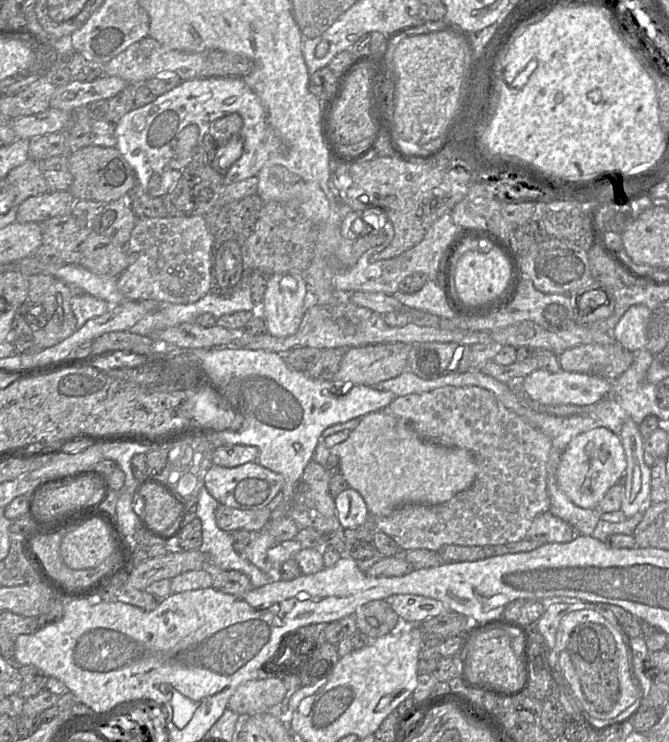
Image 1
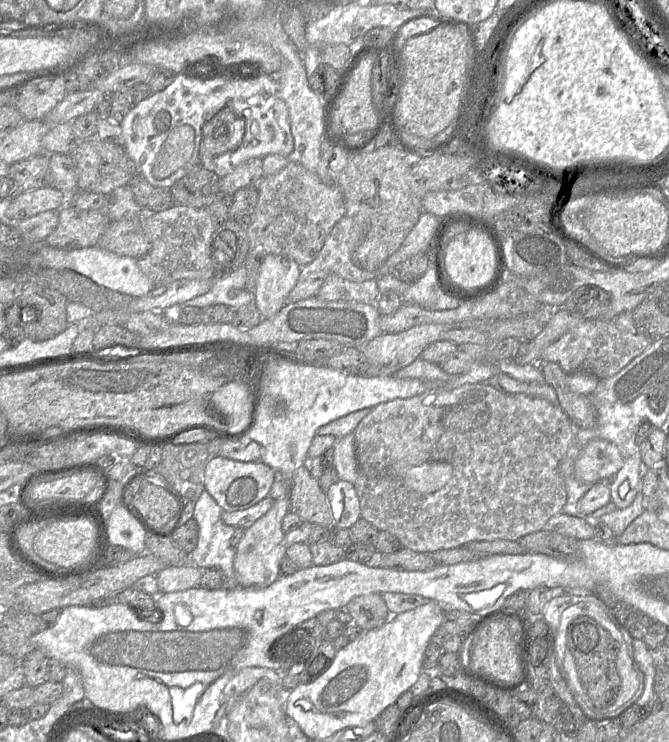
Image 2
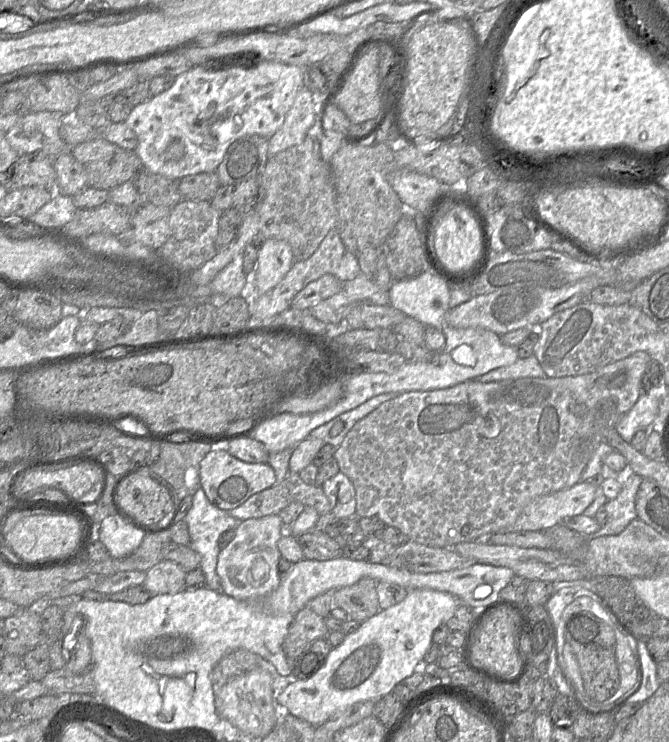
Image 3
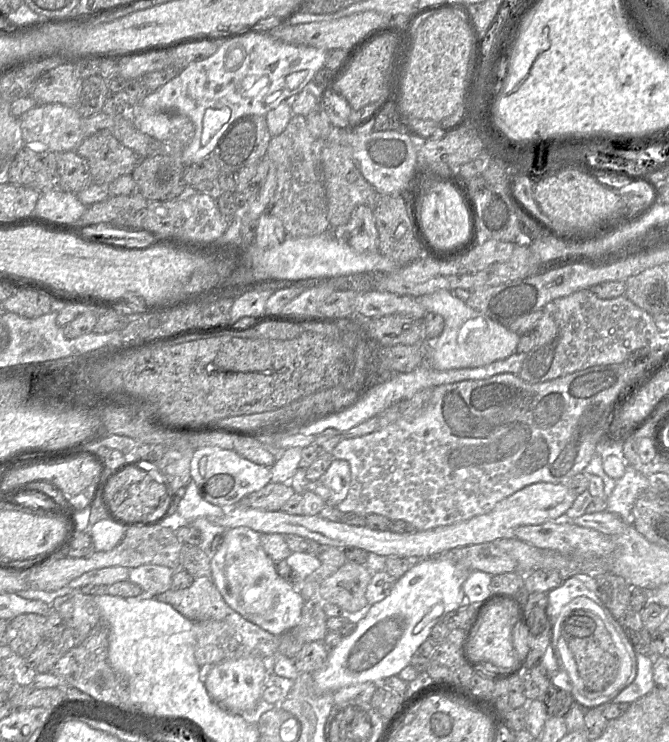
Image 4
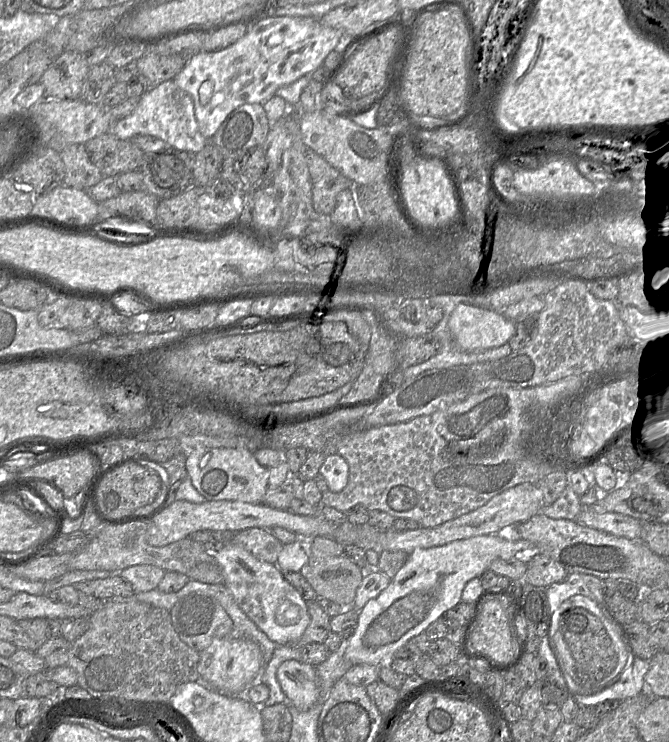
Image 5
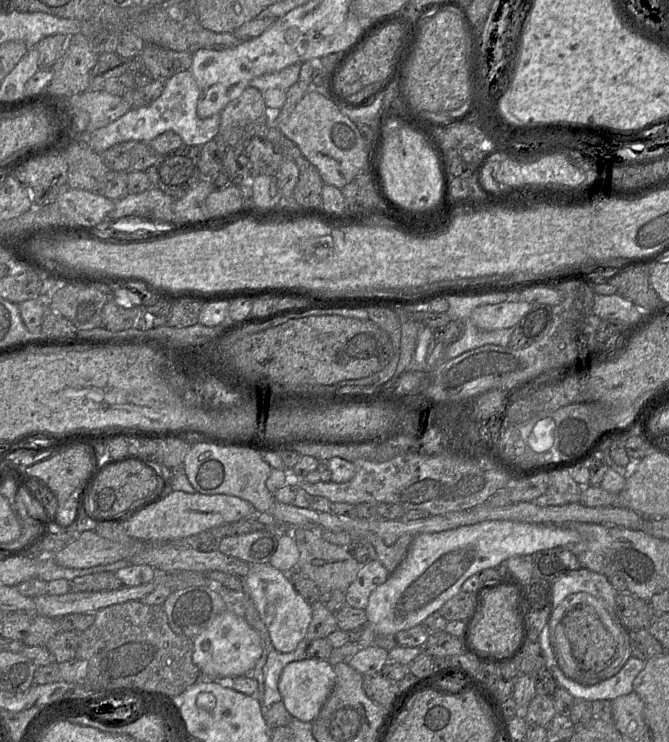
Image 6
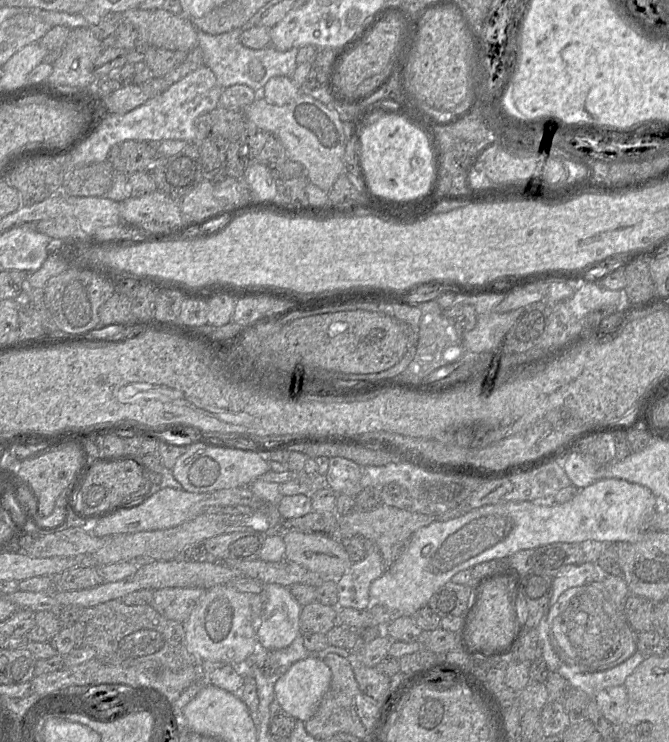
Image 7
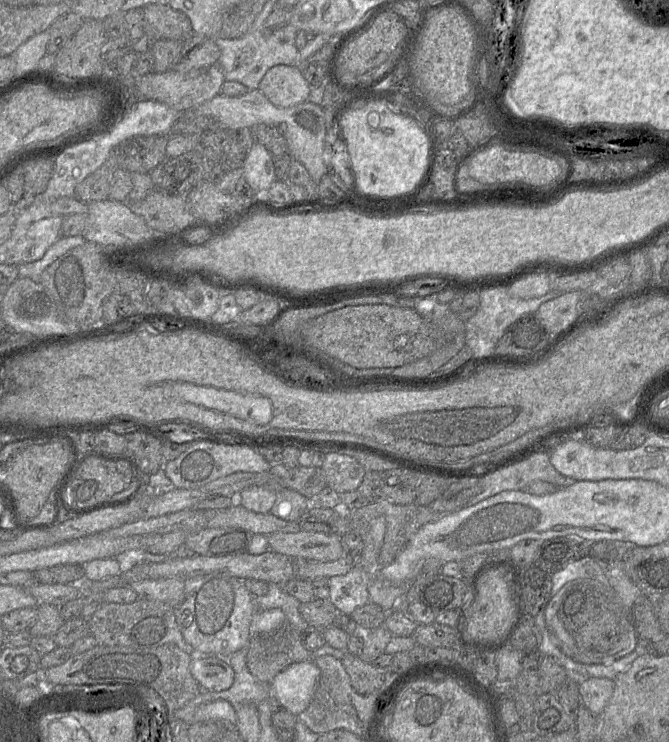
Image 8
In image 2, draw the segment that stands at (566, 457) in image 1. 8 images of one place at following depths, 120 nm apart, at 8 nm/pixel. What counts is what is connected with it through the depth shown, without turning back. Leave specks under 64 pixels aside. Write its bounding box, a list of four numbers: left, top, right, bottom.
[574,438,623,484]

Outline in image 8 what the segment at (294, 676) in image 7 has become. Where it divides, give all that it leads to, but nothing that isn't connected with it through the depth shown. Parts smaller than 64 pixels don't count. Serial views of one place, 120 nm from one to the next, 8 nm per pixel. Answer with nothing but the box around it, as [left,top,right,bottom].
[271,661,320,716]

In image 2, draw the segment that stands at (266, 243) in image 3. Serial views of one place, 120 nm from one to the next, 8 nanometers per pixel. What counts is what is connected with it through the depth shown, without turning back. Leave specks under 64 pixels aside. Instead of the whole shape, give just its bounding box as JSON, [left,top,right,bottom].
[253,254,301,318]

